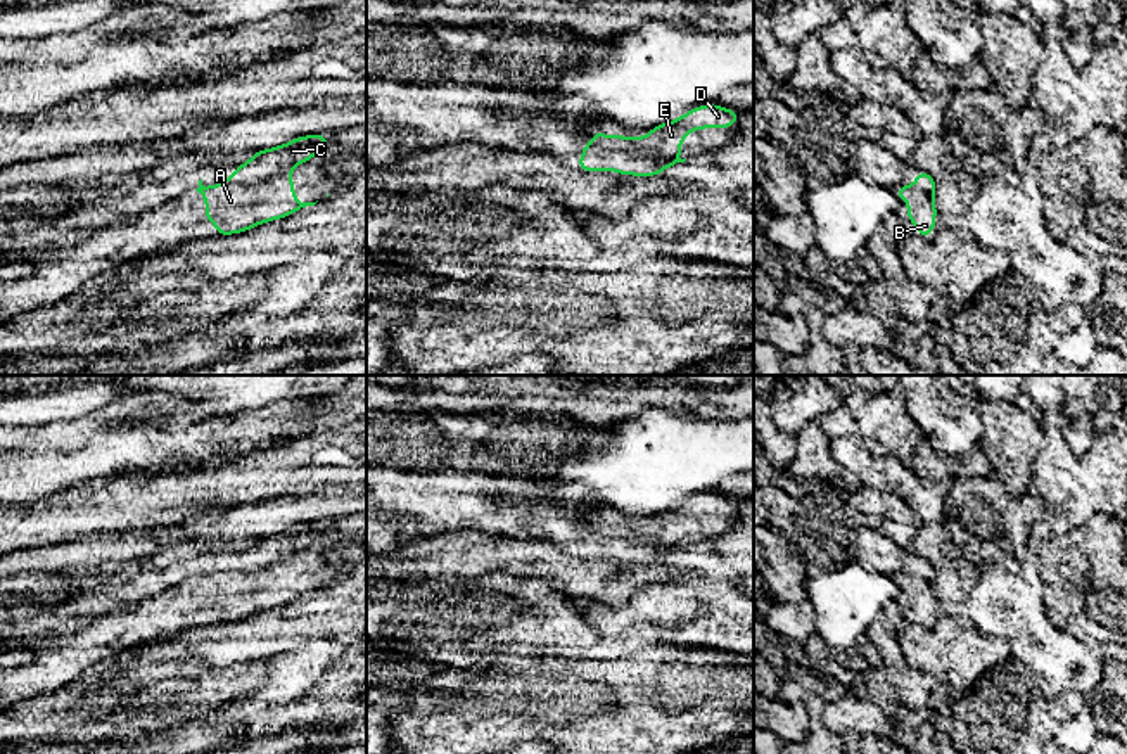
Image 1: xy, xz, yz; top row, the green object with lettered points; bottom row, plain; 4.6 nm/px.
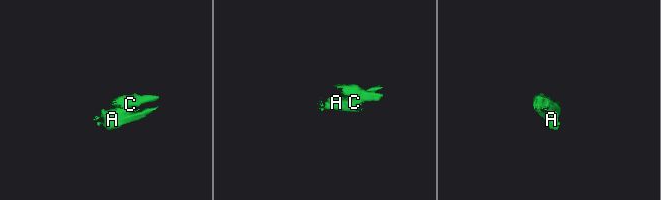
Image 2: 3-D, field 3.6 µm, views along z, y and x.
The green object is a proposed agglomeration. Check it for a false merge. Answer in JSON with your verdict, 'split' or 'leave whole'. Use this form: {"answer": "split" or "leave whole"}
{"answer": "split"}

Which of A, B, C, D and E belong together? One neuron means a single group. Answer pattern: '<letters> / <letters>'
A B D E / C

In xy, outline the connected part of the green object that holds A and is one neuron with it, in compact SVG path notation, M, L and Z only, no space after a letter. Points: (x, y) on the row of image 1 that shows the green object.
M280 173L254 185L214 185L195 190L206 199L206 220L216 225L216 235L240 233L316 204L296 199L292 173Z

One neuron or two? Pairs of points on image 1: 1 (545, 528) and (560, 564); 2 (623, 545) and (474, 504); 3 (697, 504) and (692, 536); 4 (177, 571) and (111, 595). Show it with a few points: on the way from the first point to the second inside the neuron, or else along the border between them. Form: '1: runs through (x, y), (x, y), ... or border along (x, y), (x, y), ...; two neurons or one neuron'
1: border along (509, 540), (550, 540), (576, 555); two neurons
2: runs through (586, 545), (562, 524), (529, 521), (510, 514); one neuron
3: runs through (697, 512), (692, 528); one neuron
4: runs through (161, 578), (127, 583); one neuron

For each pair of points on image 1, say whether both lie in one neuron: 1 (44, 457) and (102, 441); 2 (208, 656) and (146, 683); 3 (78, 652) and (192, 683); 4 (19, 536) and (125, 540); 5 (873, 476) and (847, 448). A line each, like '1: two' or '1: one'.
1: one
2: two
3: two
4: two
5: one

